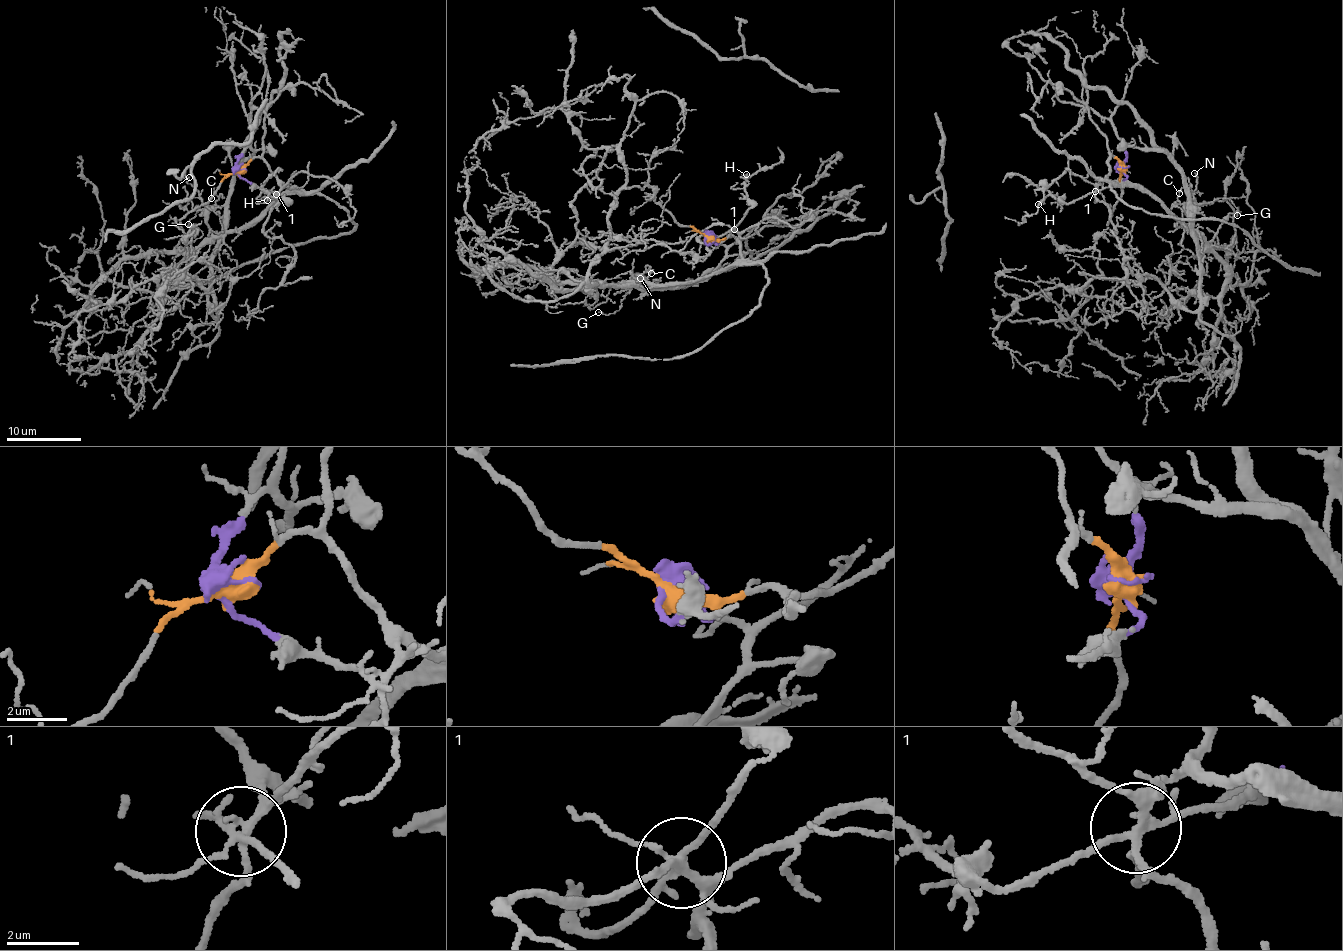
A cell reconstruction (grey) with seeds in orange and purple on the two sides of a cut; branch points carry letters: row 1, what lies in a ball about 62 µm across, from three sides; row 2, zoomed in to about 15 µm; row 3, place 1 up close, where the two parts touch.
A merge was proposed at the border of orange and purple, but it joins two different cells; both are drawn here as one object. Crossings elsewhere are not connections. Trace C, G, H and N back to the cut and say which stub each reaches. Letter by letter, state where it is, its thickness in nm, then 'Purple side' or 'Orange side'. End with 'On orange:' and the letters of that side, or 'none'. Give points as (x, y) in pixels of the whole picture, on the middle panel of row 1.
C: Place: (651, 273). Thickness 80 nm. Orange side
G: Place: (598, 312). Thickness 80 nm. Purple side
H: Place: (746, 174). Thickness 80 nm. Purple side
N: Place: (640, 278). Thickness 150 nm. Orange side
On orange: C, N

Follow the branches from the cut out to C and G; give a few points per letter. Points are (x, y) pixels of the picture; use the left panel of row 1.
C: (237, 170), (260, 158), (280, 180), (293, 186), (241, 227), (225, 232), (218, 212), (209, 207), (211, 198)
G: (237, 170), (239, 154), (255, 151), (234, 178), (224, 204), (198, 206), (187, 224)

